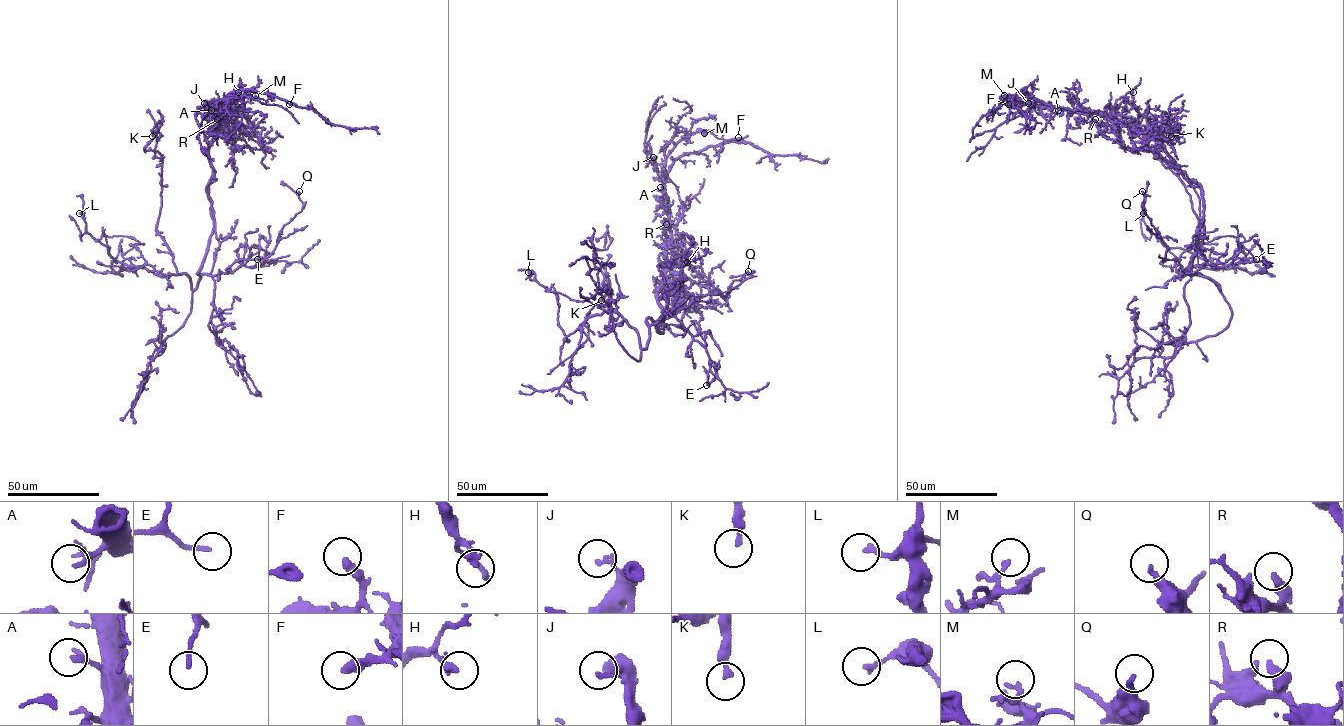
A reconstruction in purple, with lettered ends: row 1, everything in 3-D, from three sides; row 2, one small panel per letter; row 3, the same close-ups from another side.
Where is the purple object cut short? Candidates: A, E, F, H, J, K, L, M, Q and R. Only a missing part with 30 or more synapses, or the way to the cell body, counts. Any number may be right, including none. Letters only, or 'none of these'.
A, F

